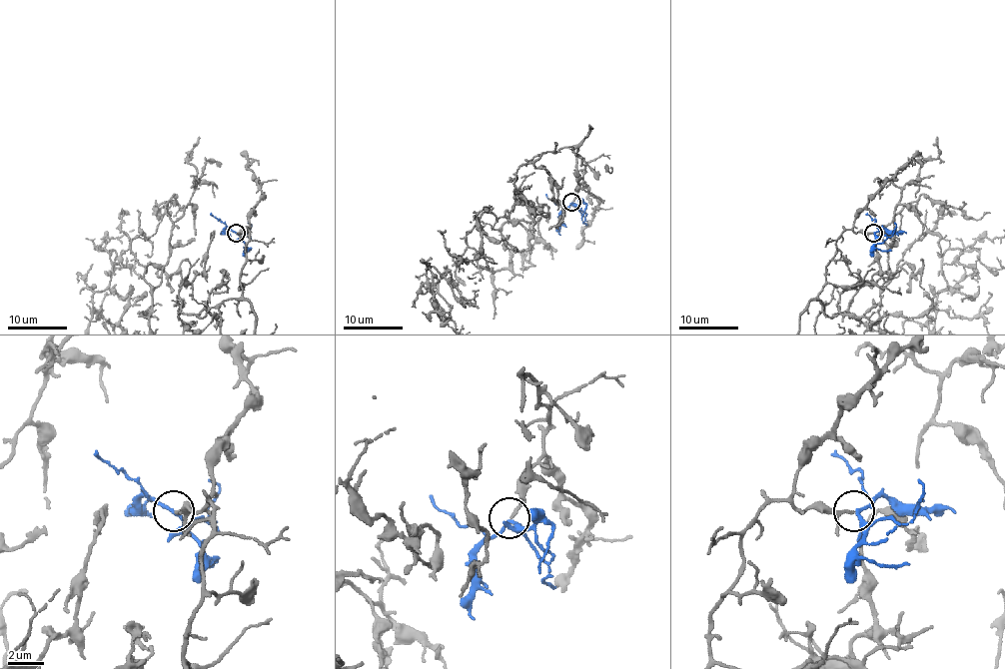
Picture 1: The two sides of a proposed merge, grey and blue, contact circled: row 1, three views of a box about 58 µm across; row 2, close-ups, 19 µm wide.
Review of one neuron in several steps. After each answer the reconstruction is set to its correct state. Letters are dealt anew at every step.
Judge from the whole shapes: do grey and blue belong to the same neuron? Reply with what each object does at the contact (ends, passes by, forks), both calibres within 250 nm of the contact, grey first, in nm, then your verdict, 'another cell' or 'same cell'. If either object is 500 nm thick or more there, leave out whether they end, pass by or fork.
grey ends there; blue passes by; 160 nm thick on the grey side, 160 nm on the other; same cell

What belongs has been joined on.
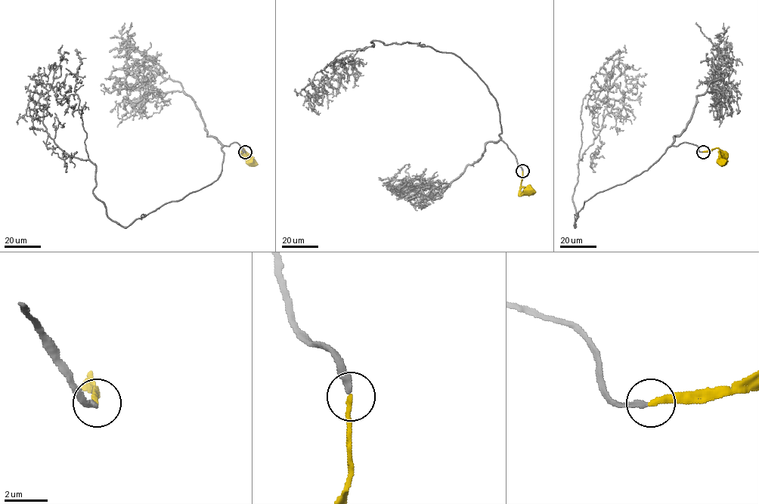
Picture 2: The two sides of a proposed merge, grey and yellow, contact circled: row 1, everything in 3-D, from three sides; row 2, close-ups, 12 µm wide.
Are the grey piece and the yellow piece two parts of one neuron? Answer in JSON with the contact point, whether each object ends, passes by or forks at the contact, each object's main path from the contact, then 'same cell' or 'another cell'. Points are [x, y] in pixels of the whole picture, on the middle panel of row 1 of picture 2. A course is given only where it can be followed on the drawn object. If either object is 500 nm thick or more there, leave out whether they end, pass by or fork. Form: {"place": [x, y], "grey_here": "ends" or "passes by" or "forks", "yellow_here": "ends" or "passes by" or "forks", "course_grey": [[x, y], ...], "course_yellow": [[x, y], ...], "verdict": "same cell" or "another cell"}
{"place": [522, 171], "grey_here": "ends", "yellow_here": "ends", "course_grey": [[522, 171], [501, 140], [487, 85], [459, 57], [429, 47], [377, 41], [342, 51], [304, 89], [317, 111]], "course_yellow": [[522, 171], [521, 187], [529, 190]], "verdict": "same cell"}

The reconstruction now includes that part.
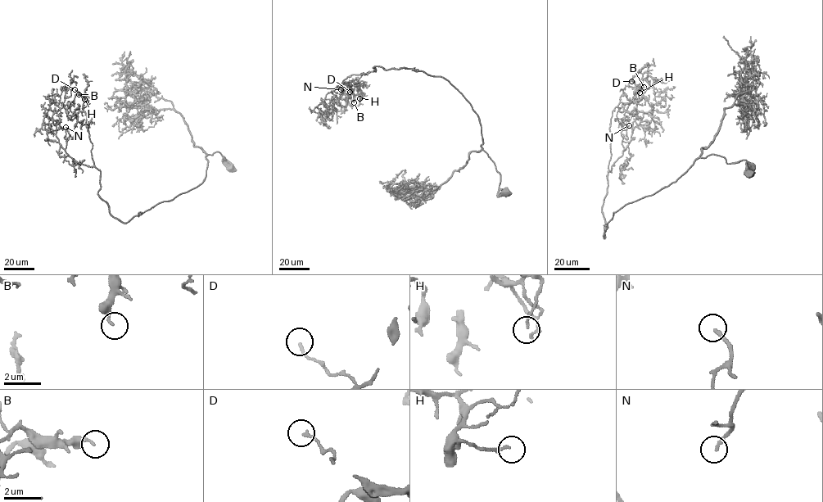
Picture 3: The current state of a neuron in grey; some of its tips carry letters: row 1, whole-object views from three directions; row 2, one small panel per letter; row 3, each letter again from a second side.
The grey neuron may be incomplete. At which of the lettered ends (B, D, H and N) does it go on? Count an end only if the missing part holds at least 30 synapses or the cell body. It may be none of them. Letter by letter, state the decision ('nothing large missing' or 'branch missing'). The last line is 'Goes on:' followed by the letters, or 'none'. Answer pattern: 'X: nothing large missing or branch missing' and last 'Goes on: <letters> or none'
B: nothing large missing
D: nothing large missing
H: nothing large missing
N: branch missing
Goes on: N

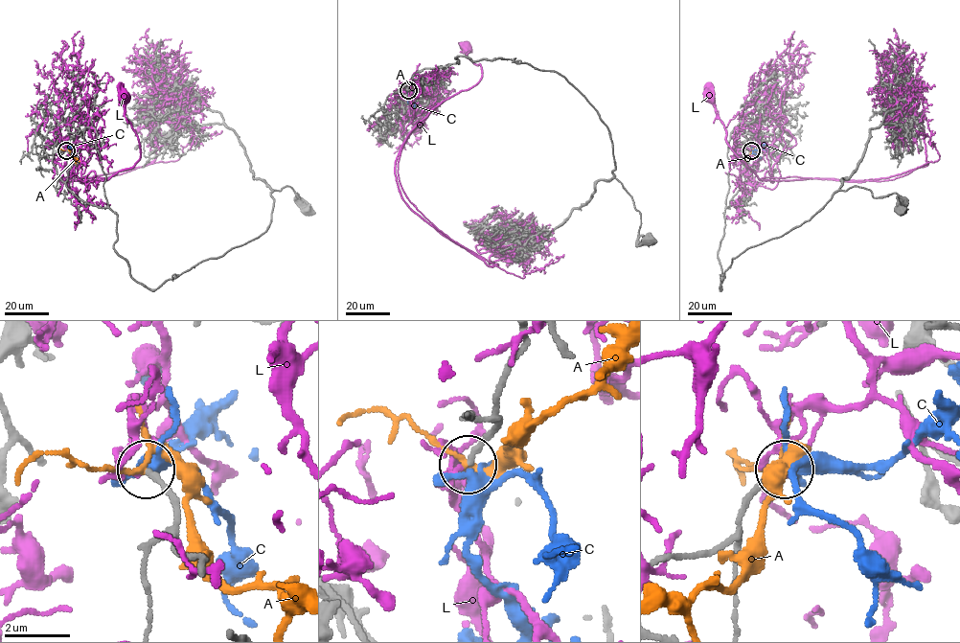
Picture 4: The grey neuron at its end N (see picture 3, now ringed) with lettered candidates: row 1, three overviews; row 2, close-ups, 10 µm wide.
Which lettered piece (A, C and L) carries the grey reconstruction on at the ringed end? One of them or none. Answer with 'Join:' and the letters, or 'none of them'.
Join: C

